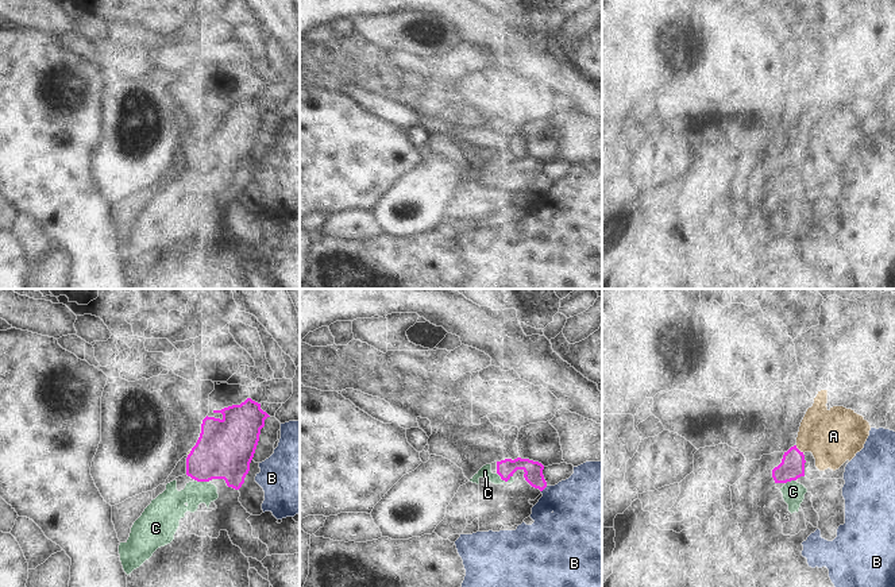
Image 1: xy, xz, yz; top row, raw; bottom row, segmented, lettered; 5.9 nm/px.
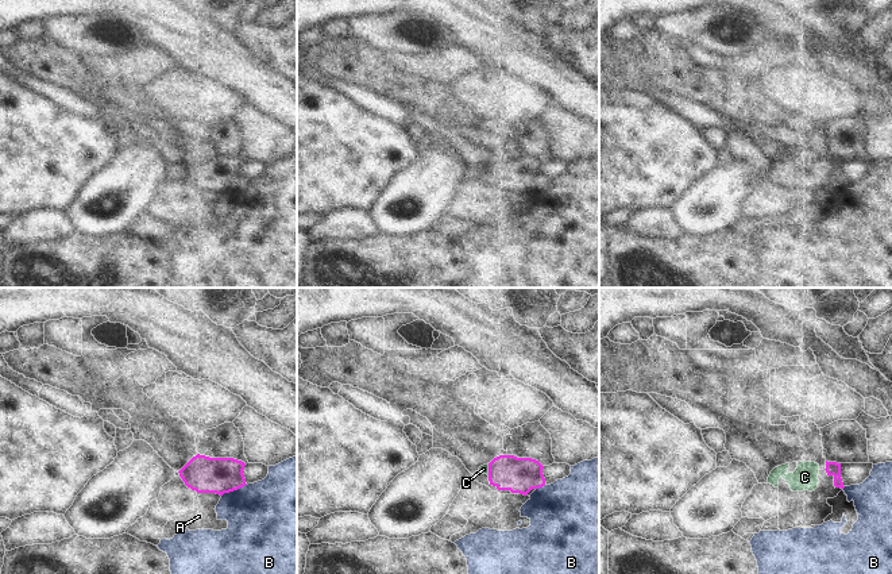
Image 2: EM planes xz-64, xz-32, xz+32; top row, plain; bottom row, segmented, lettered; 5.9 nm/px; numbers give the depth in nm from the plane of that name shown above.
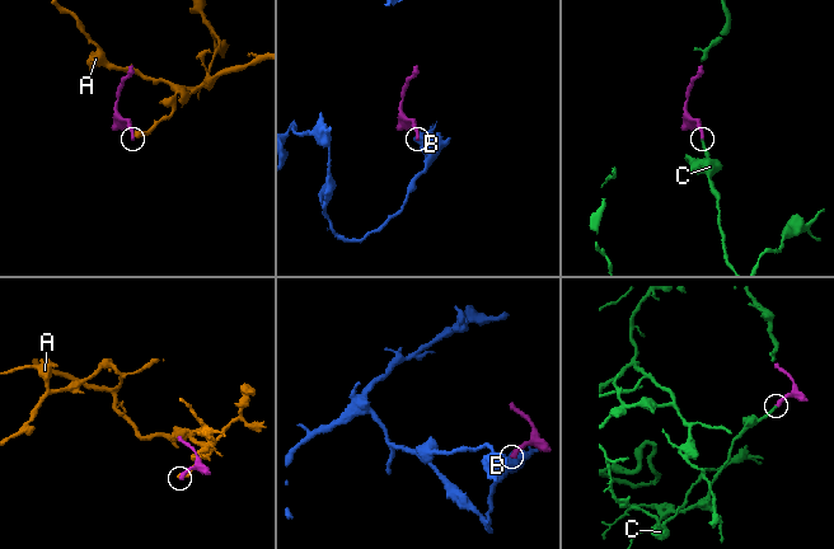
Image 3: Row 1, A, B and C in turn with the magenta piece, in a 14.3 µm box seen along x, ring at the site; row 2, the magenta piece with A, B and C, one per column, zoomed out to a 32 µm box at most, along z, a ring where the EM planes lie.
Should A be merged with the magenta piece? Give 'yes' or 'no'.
no

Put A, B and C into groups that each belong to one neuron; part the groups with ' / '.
A / B / C

